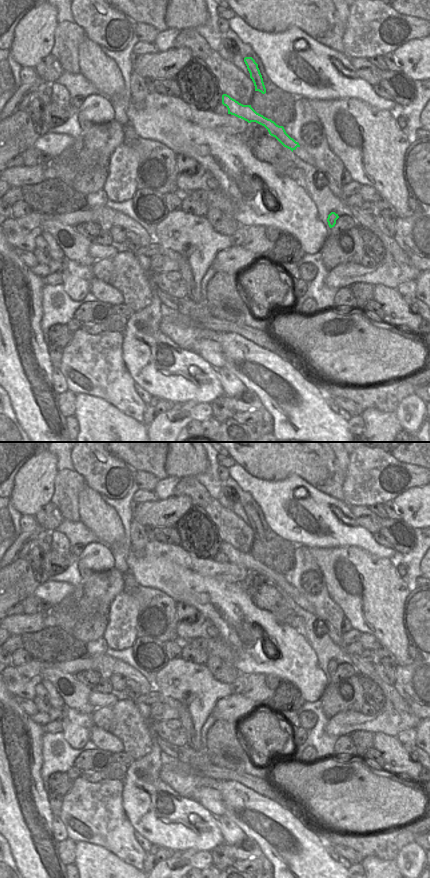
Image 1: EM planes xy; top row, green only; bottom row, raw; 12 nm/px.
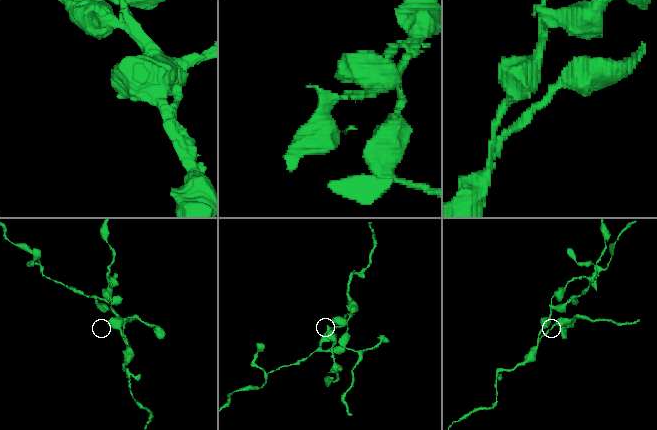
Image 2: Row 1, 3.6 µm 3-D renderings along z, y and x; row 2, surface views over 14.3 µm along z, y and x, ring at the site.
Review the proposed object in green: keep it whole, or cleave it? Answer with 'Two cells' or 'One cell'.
One cell.

